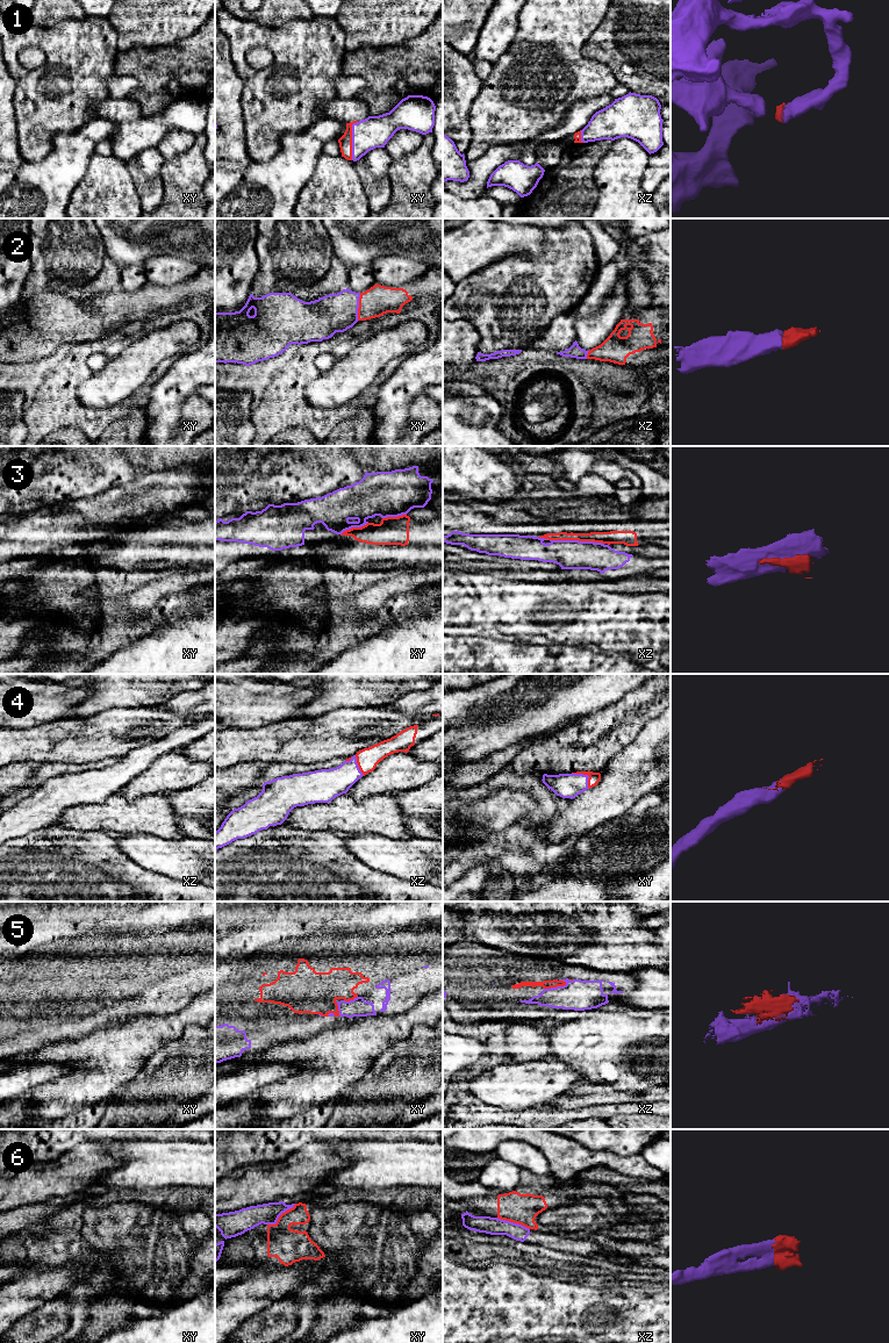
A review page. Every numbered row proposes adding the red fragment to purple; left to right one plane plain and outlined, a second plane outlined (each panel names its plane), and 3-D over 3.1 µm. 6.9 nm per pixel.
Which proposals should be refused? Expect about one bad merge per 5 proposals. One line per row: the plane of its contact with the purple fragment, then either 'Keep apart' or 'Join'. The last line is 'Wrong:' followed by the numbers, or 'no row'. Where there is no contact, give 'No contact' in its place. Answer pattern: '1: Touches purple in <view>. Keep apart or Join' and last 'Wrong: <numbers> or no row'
1: Touches purple in xy. Join
2: Touches purple in xy. Join
3: Touches purple in xz. Keep apart
4: Touches purple in xy. Join
5: Touches purple in xz. Join
6: Touches purple in xy. Keep apart
Wrong: 3, 6

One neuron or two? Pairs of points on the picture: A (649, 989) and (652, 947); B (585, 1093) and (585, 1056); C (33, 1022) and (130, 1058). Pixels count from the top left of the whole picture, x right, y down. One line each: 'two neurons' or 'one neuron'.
A: two neurons
B: two neurons
C: two neurons

